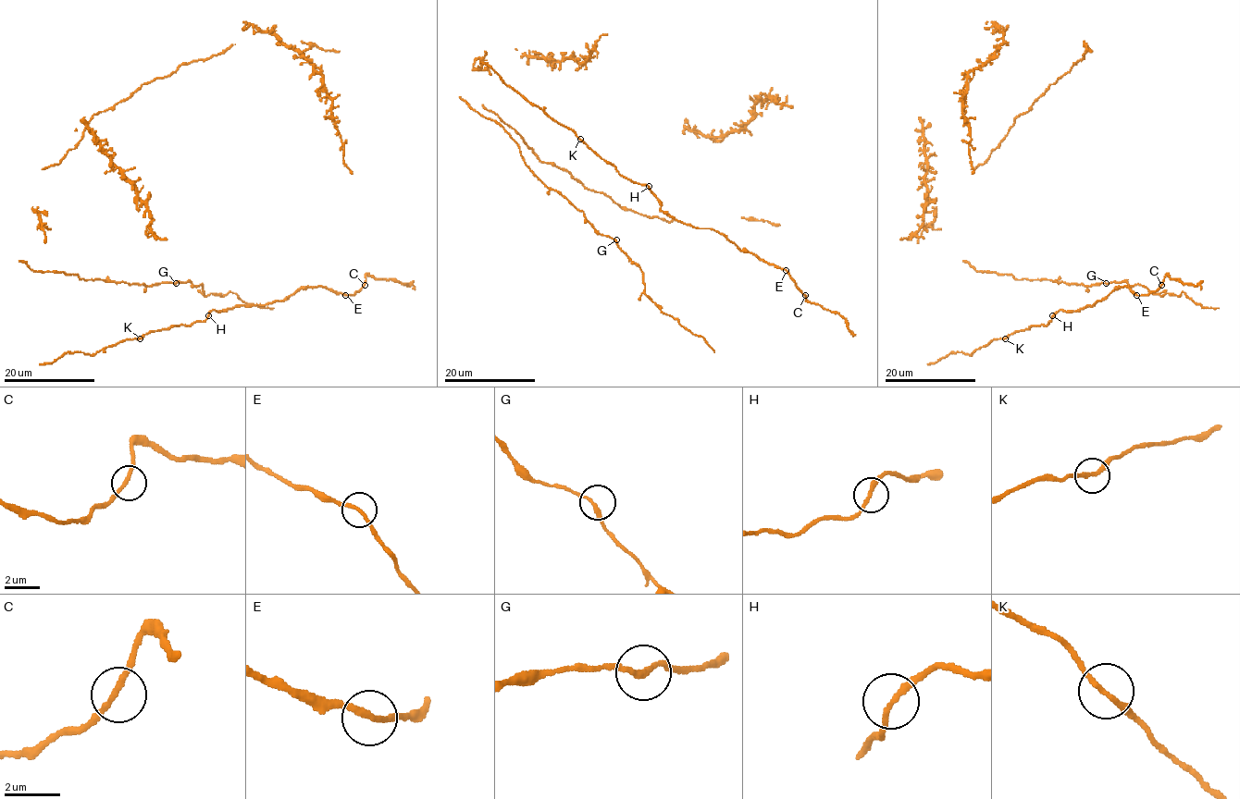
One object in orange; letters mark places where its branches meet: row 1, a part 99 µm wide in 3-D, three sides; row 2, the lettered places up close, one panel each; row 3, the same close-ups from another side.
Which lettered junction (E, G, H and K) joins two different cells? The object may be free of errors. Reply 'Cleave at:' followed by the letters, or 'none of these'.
Cleave at: E

